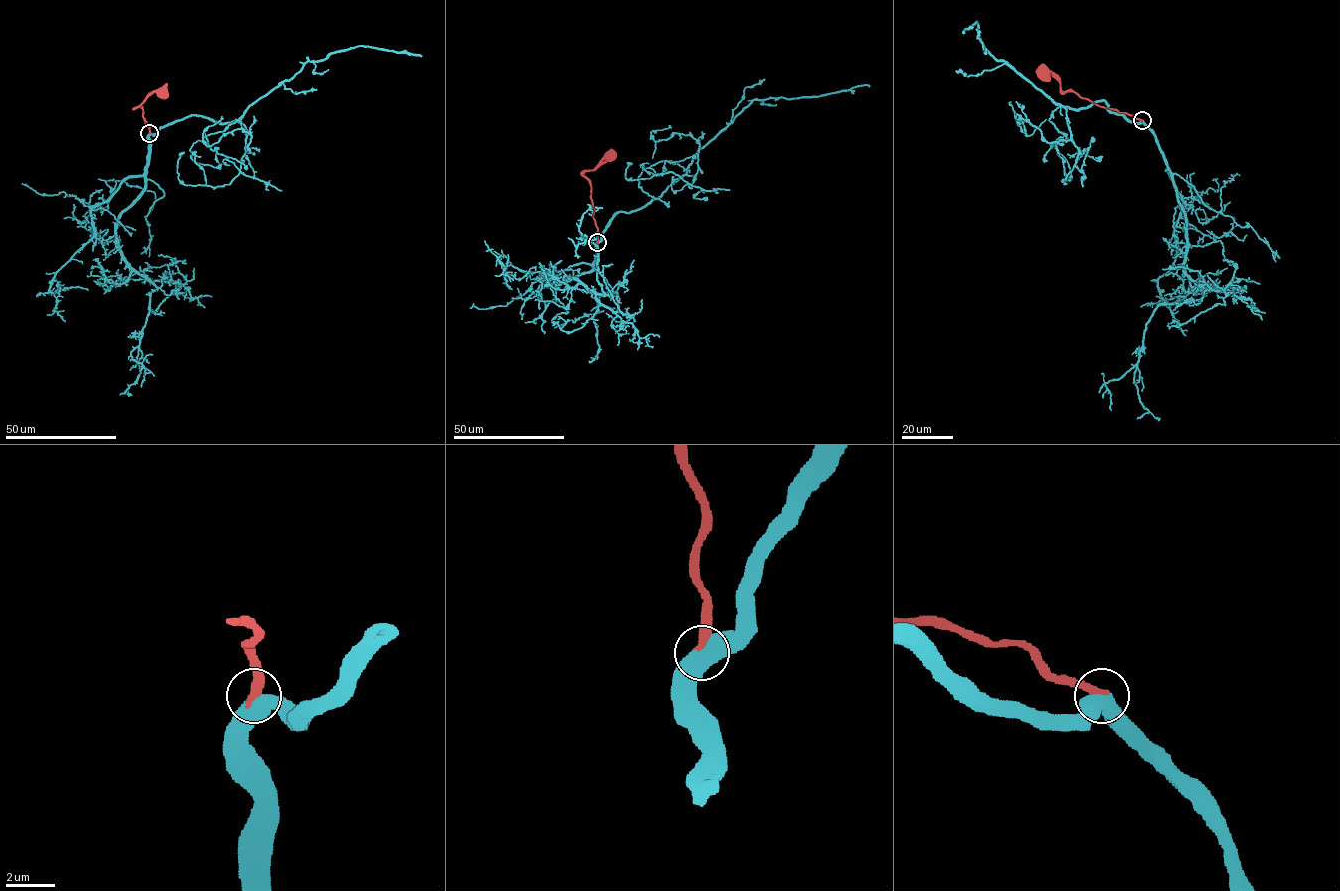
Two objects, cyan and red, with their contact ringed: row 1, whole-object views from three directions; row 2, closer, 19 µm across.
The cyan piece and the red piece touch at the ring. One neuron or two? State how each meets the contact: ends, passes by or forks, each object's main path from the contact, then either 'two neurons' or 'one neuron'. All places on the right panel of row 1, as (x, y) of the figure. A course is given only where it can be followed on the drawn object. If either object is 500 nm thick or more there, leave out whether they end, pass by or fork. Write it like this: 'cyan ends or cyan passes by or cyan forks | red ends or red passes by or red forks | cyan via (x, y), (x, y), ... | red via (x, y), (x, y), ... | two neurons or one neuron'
cyan via (1142, 120), (1131, 122), (1109, 111), (1104, 100), (1079, 109), (1055, 104), (985, 48), (976, 21), (964, 33) | red via (1142, 120), (1061, 90), (1060, 83), (1044, 73) | one neuron

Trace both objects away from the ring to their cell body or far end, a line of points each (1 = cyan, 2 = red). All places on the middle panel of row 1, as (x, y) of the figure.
1: (597, 242), (617, 213), (644, 207), (677, 181), (696, 153), (754, 100), (819, 96), (870, 86)
2: (597, 242), (591, 185), (583, 174), (592, 170), (607, 155), (610, 156)

